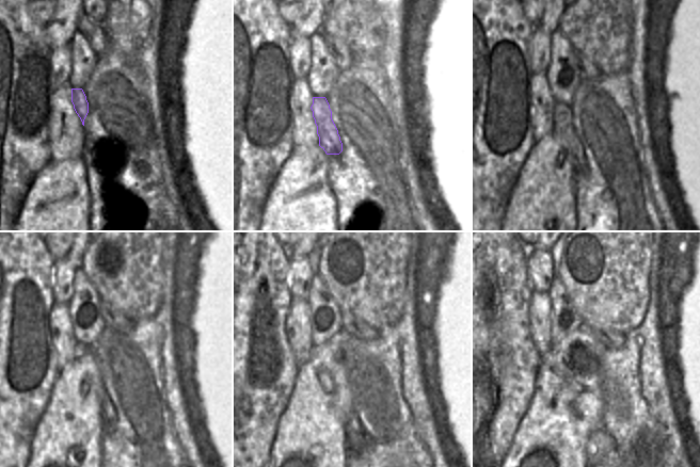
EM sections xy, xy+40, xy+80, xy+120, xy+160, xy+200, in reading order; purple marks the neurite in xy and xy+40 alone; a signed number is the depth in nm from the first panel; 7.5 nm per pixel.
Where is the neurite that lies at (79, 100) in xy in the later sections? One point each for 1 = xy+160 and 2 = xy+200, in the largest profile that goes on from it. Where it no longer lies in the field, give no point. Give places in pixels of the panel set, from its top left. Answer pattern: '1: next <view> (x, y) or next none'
1: next xy+160 (354, 433)
2: next xy+200 (601, 448)

